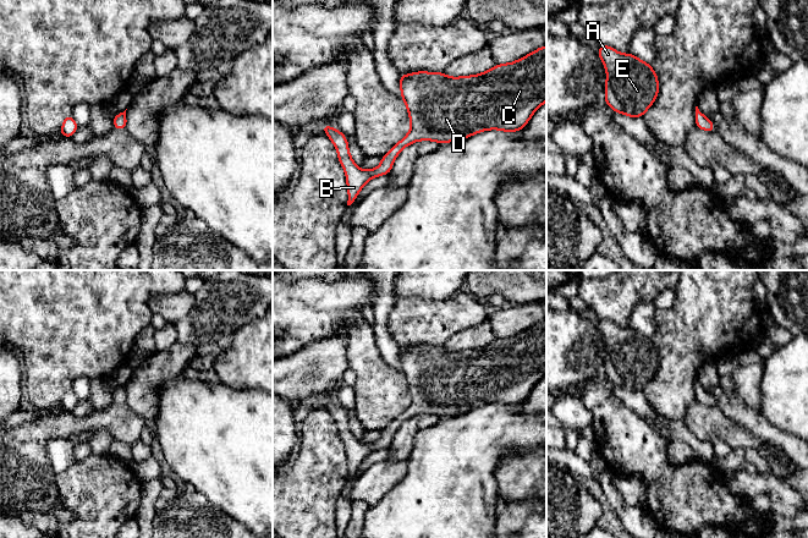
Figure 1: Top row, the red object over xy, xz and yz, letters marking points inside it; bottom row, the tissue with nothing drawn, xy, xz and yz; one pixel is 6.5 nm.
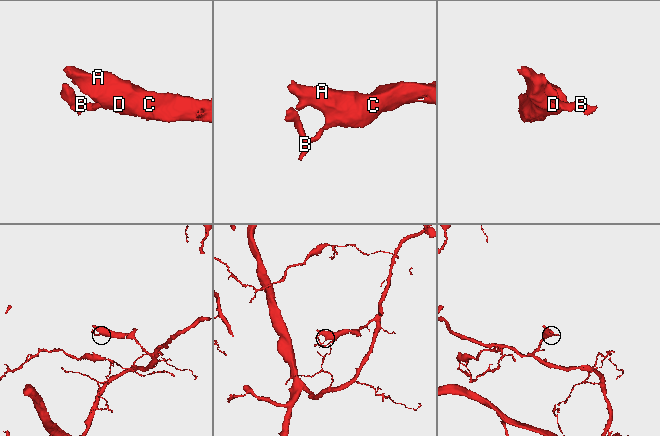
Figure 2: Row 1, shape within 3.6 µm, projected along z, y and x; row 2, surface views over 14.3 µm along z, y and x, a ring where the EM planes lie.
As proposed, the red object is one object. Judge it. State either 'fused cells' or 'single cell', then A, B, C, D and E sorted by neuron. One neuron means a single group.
single cell | A B C D E

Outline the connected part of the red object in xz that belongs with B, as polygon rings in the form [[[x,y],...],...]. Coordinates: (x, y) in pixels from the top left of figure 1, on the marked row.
[[[546,45],[510,64],[500,64],[489,71],[462,77],[447,77],[445,72],[419,71],[400,76],[401,98],[411,120],[411,131],[384,157],[378,168],[361,170],[351,158],[346,136],[329,123],[321,127],[337,150],[337,158],[346,174],[351,205],[362,187],[376,176],[389,175],[401,150],[417,141],[449,143],[465,139],[488,130],[521,131],[535,110],[546,101]]]

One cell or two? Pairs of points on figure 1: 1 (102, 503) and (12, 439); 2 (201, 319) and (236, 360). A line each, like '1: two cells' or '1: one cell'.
1: two cells
2: two cells

